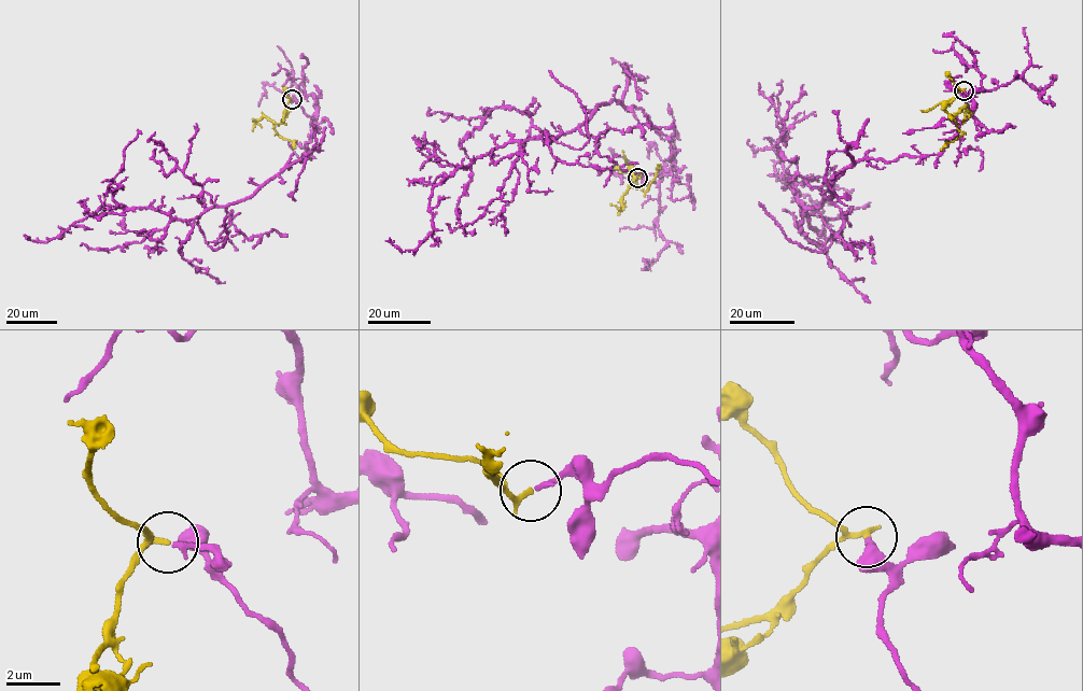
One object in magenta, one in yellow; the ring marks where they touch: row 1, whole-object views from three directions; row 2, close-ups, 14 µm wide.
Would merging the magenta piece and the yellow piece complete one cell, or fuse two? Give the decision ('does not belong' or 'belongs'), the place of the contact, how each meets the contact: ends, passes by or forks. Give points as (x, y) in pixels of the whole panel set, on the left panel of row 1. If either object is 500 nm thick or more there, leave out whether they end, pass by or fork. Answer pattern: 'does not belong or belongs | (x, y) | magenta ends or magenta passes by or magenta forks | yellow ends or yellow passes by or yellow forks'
belongs | (292, 99) | magenta ends | yellow ends

